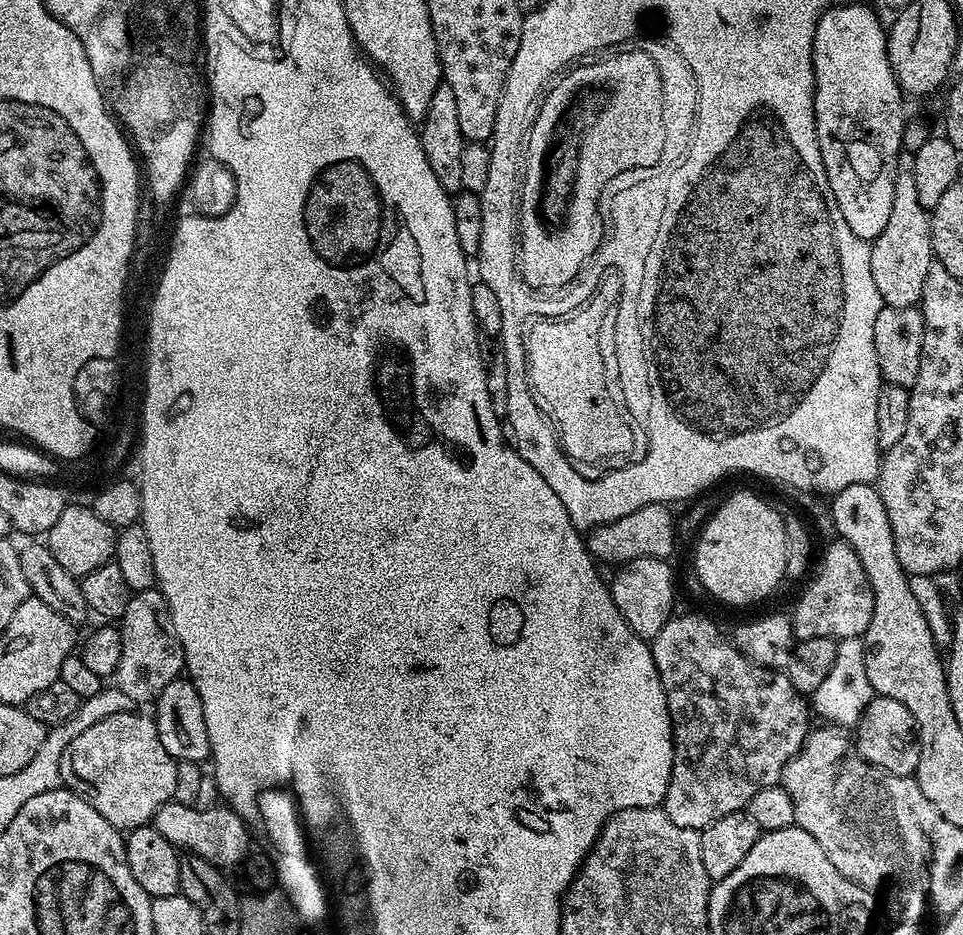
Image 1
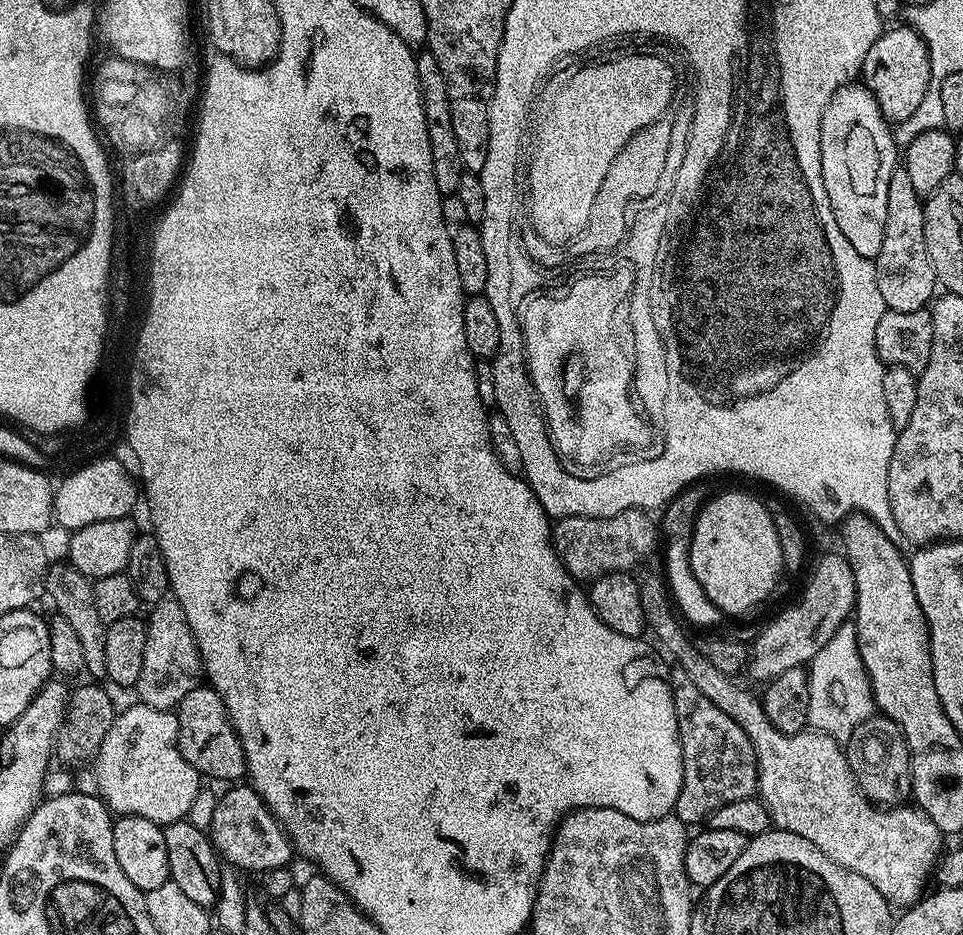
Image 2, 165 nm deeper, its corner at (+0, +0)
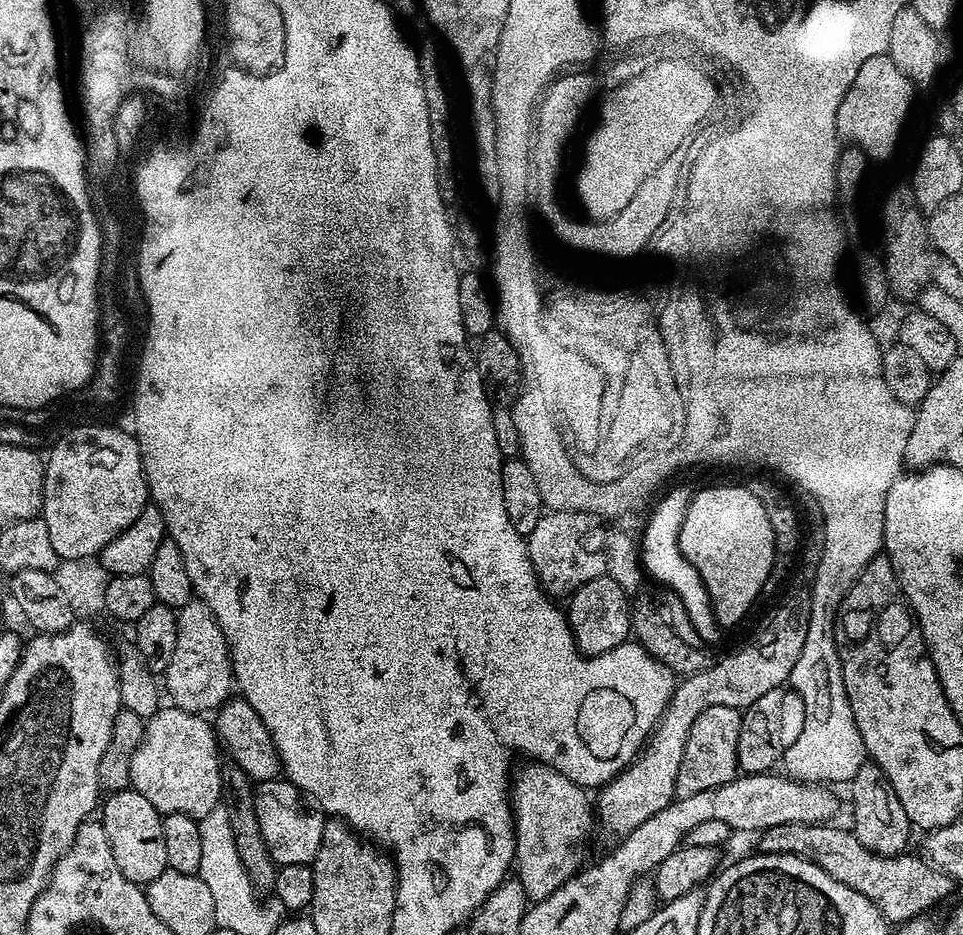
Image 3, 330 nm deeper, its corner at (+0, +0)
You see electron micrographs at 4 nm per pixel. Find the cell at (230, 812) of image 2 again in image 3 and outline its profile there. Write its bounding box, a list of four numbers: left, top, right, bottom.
[254,778,325,865]

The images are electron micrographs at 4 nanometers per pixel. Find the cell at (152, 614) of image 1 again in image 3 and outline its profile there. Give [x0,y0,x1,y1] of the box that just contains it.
[162,598,233,713]

